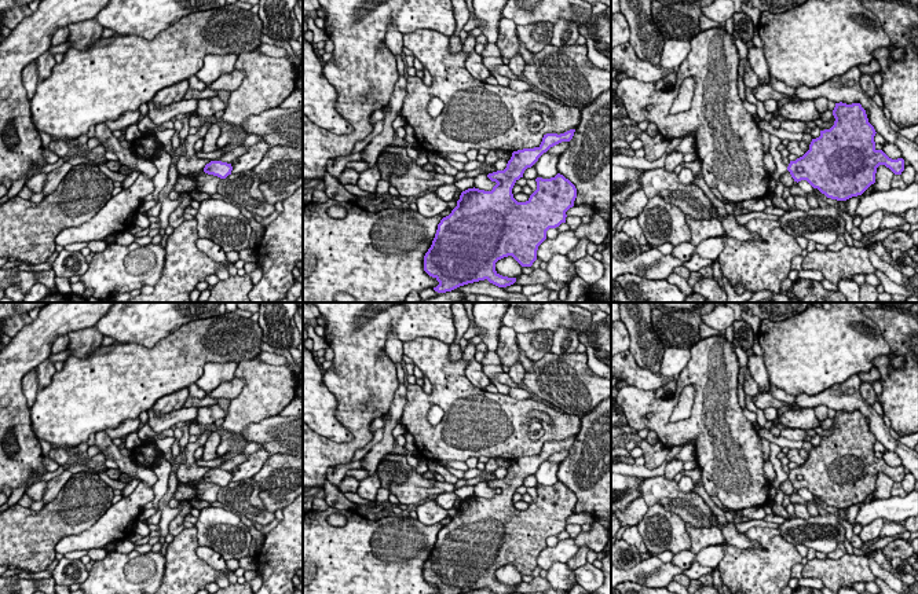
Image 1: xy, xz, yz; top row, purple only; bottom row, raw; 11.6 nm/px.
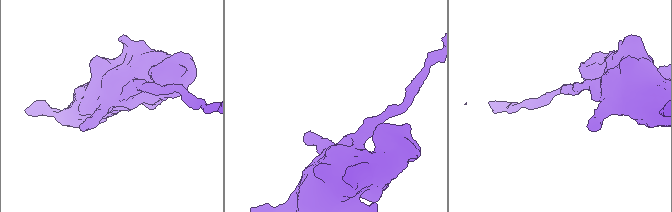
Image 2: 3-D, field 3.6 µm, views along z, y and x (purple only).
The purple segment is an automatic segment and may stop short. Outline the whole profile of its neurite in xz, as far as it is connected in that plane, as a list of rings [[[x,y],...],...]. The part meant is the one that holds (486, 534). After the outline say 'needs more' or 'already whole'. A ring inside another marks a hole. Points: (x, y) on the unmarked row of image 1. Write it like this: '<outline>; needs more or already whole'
[[[574,440],[546,441],[538,455],[513,459],[504,478],[487,483],[497,491],[491,499],[473,495],[461,500],[457,514],[438,532],[432,553],[424,564],[424,579],[439,590],[438,594],[464,594],[484,587],[495,594],[511,594],[516,586],[500,583],[495,579],[498,568],[512,564],[522,575],[533,573],[546,539],[566,531],[566,520],[574,514],[577,496],[560,481],[551,487],[537,485],[537,498],[526,510],[517,510],[512,496],[544,461],[562,450],[570,450]]]; already whole

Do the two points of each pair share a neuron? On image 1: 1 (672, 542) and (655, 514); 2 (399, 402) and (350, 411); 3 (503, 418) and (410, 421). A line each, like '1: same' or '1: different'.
1: same
2: different
3: same

